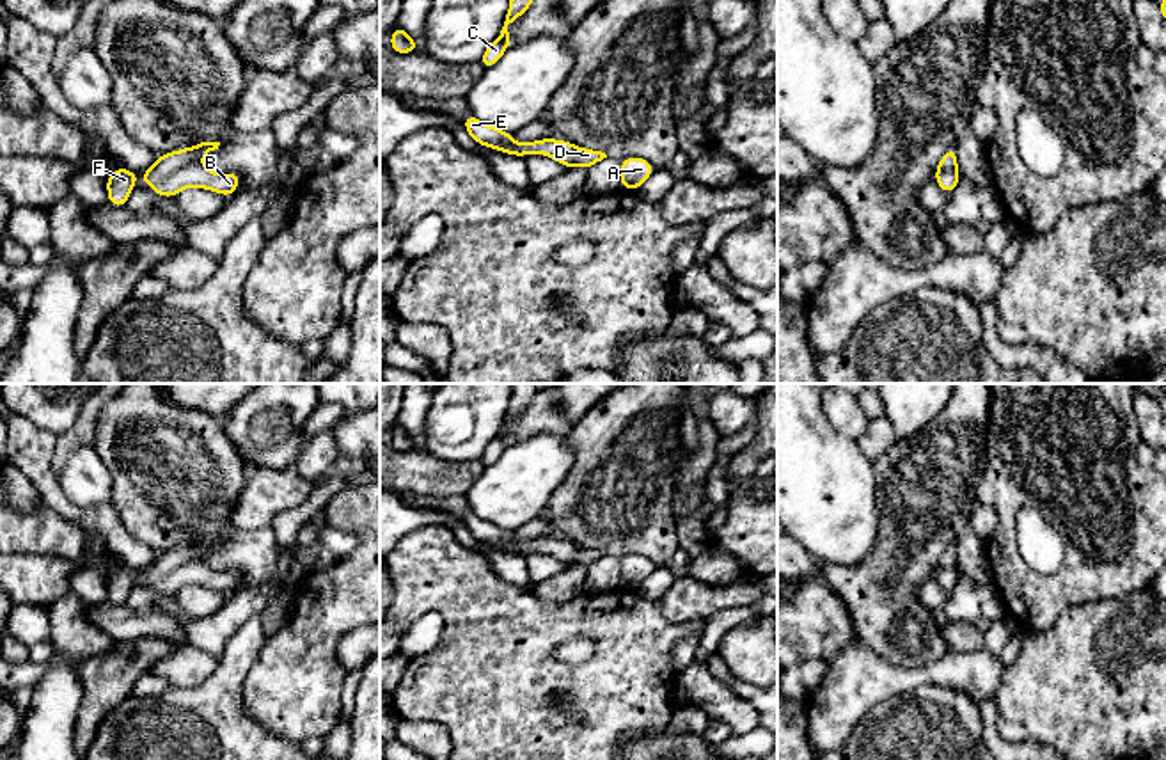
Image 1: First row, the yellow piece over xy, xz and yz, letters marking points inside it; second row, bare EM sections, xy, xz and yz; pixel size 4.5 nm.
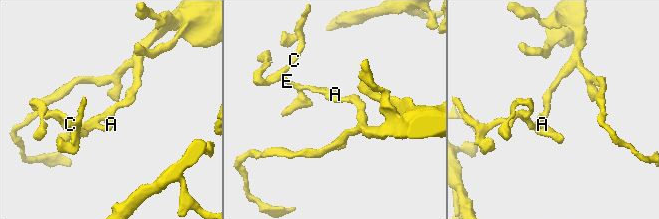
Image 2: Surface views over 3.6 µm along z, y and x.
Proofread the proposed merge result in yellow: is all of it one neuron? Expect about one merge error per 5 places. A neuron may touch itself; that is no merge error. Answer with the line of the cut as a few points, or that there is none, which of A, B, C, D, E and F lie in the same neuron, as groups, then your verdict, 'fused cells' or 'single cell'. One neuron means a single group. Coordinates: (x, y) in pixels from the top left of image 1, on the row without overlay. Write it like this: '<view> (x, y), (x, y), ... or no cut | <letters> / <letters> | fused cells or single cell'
no cut | A B C D E F | single cell

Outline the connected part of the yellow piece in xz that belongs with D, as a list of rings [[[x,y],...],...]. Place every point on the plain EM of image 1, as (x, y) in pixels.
[[[472,511],[467,513],[461,520],[469,529],[469,533],[479,543],[500,547],[502,550],[508,550],[513,554],[527,554],[527,552],[540,550],[557,558],[564,565],[584,565],[584,566],[589,566],[591,563],[607,556],[607,552],[602,549],[580,547],[570,540],[554,538],[554,536],[541,536],[536,540],[515,542],[513,531],[500,529],[490,522],[485,522]]]

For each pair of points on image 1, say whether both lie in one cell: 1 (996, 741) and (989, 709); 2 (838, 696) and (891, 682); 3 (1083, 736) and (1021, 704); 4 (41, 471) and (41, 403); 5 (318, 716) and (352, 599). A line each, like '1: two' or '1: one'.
1: one
2: one
3: one
4: two
5: one

